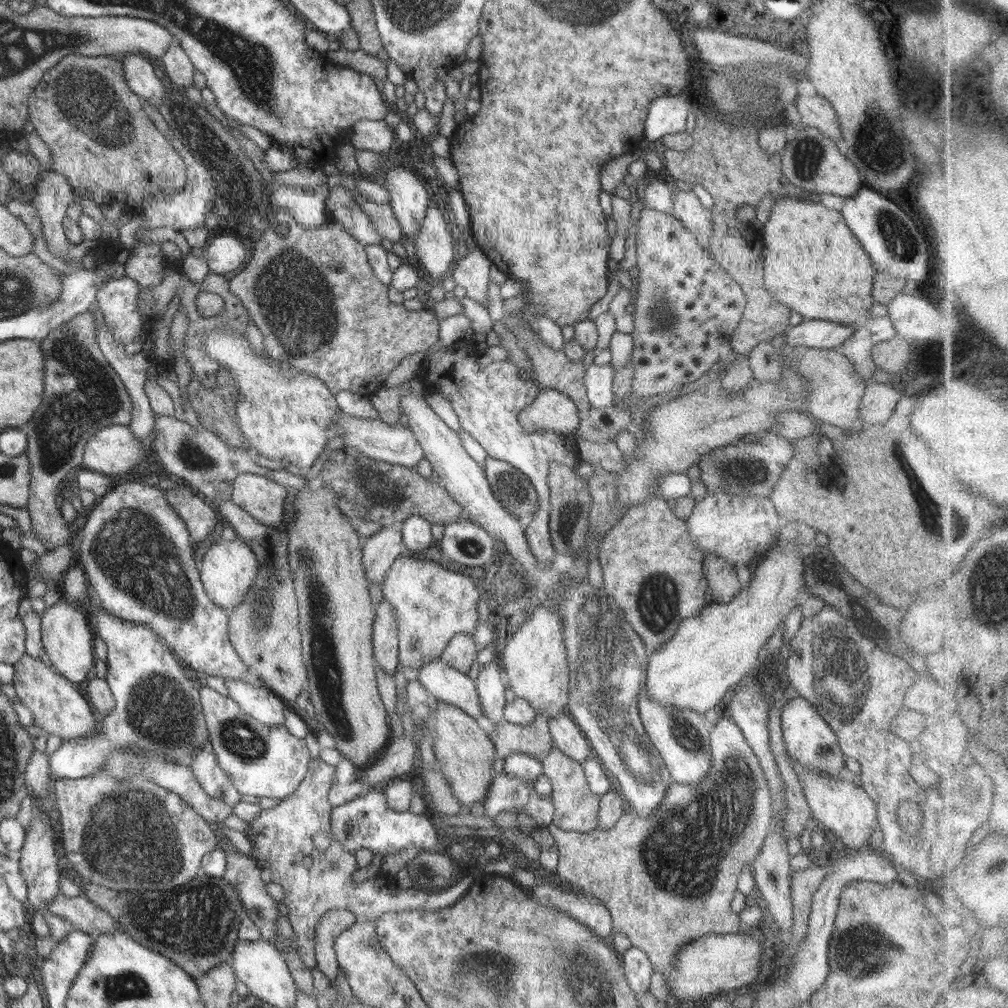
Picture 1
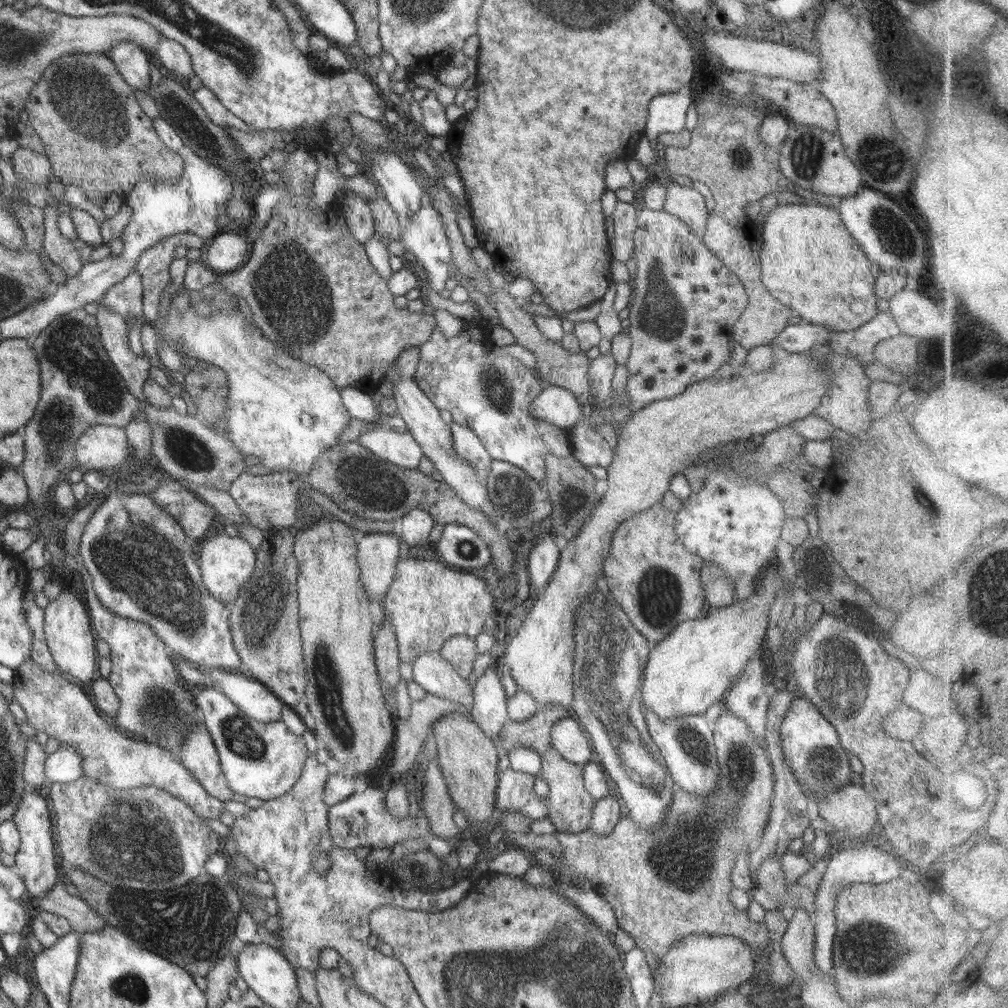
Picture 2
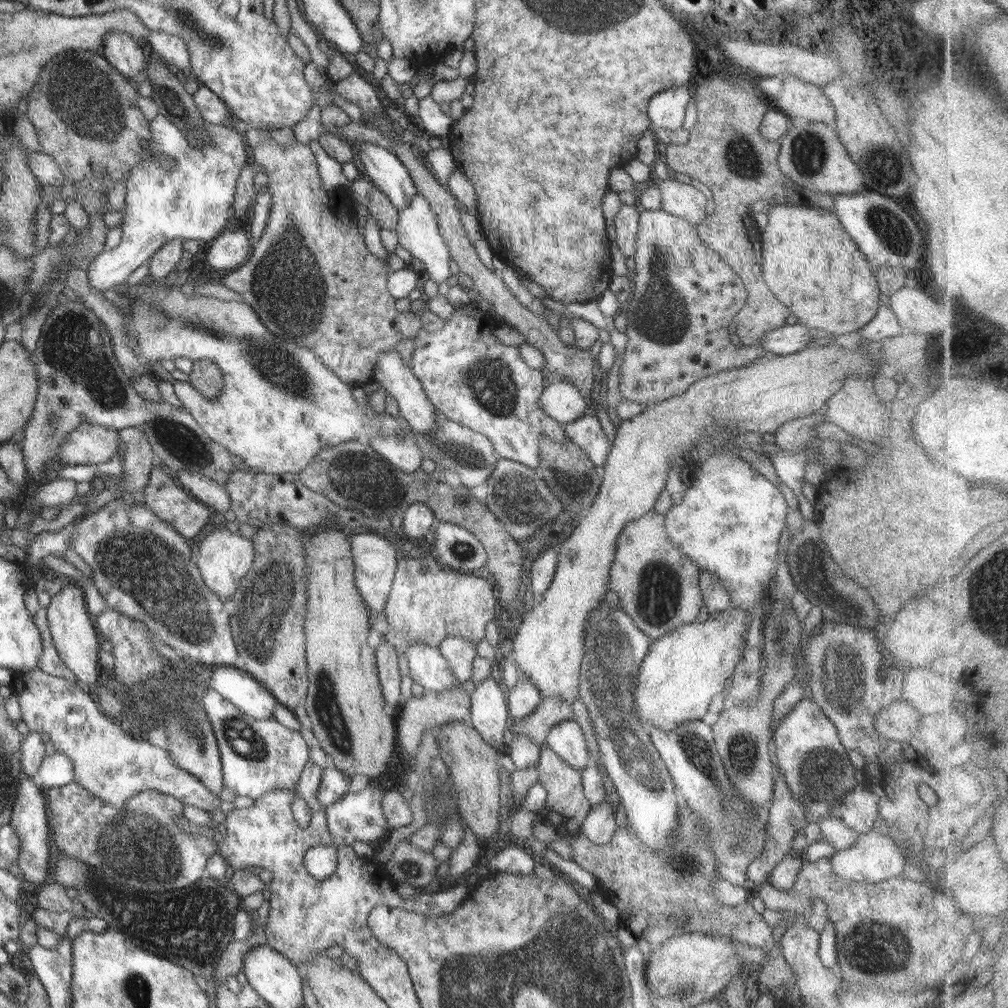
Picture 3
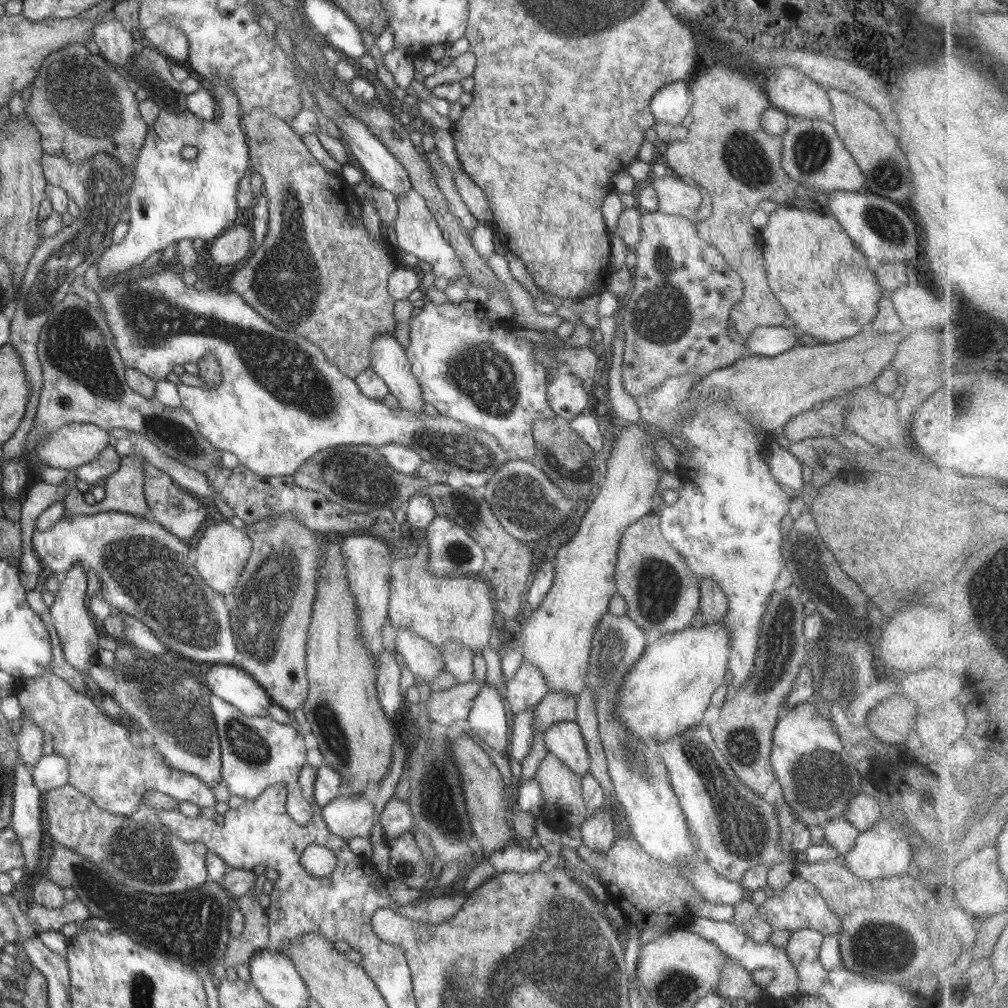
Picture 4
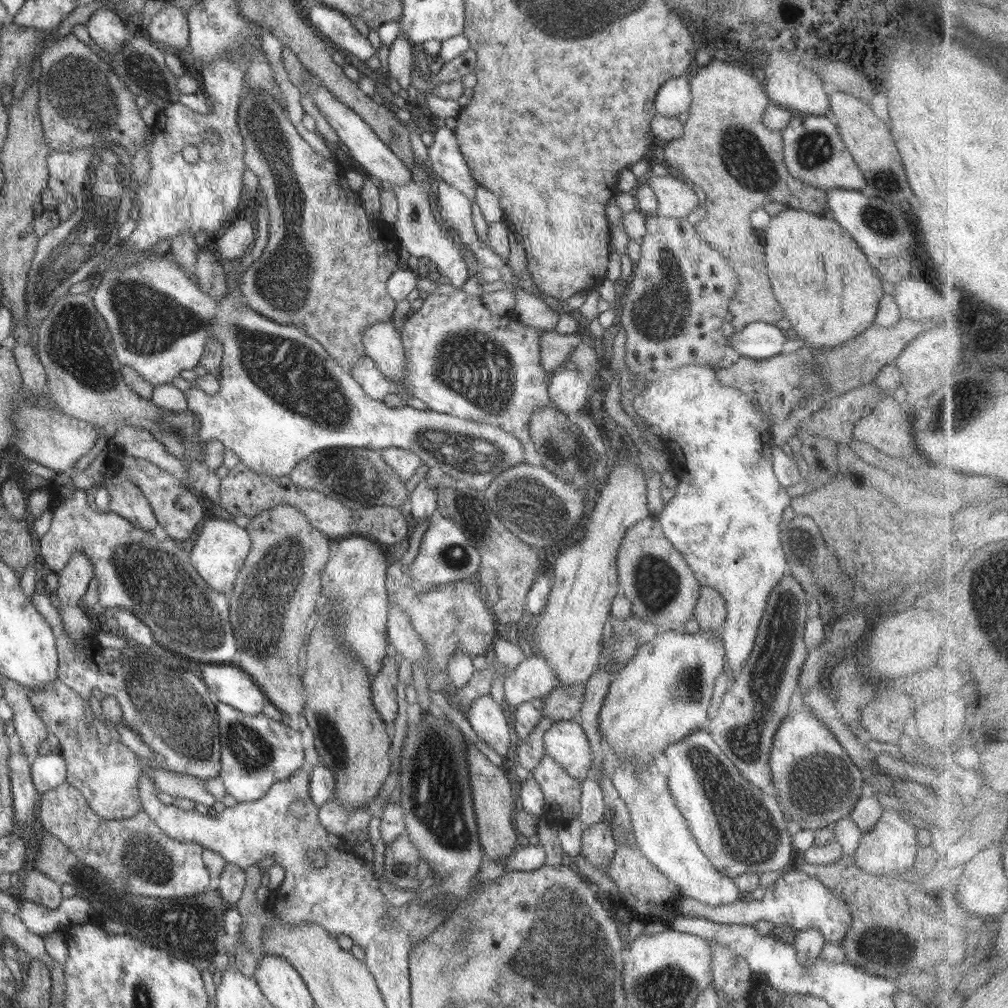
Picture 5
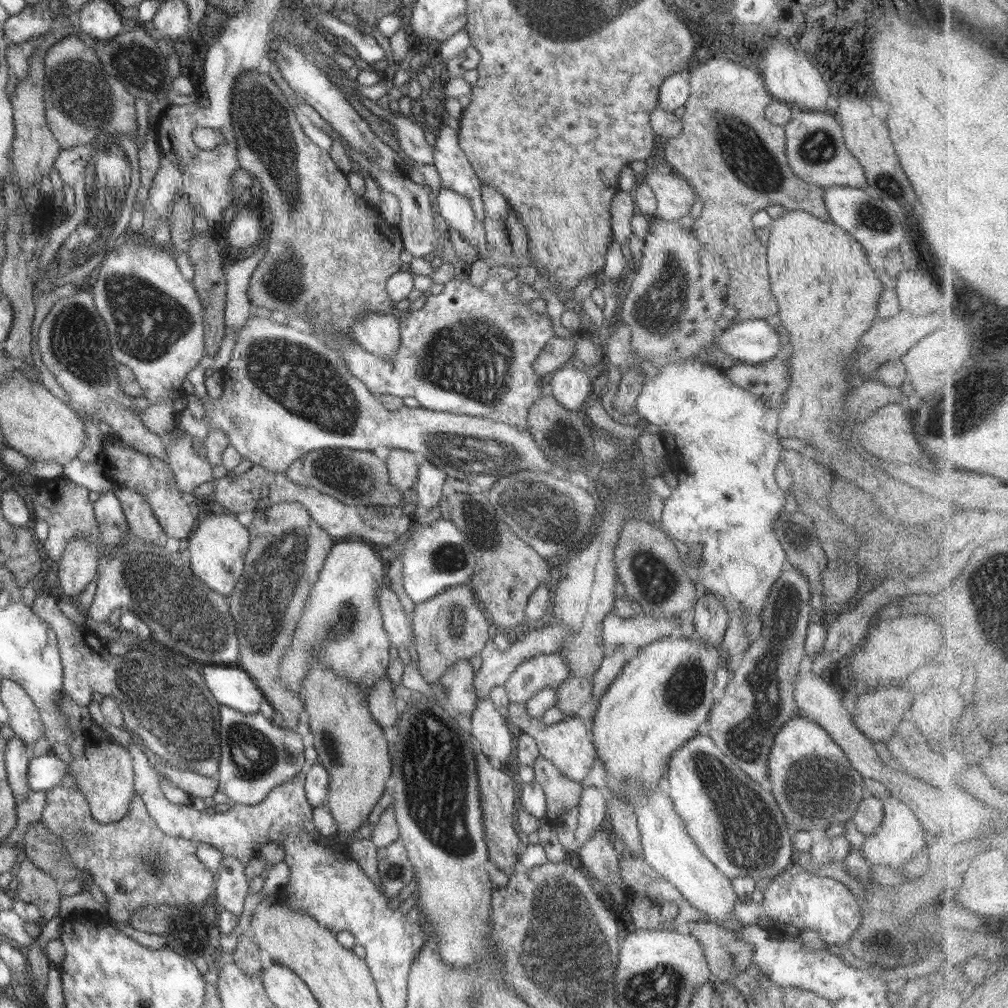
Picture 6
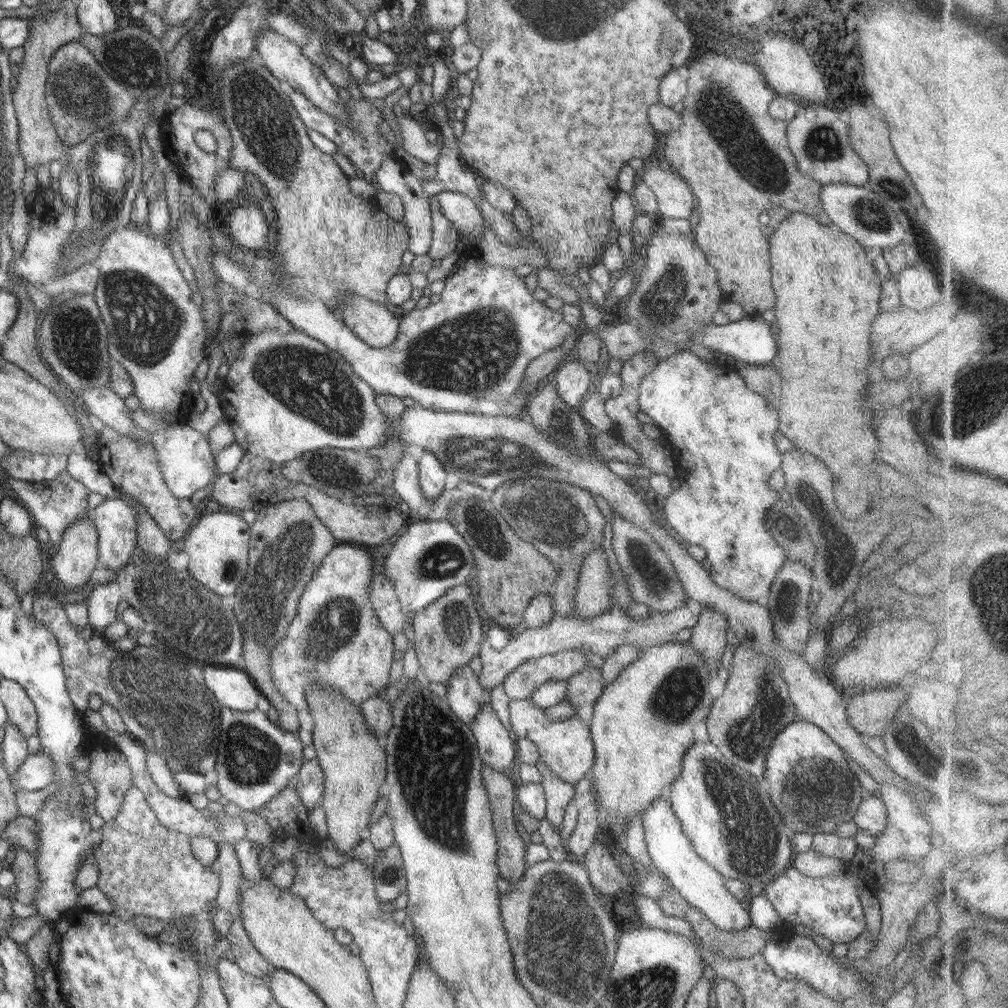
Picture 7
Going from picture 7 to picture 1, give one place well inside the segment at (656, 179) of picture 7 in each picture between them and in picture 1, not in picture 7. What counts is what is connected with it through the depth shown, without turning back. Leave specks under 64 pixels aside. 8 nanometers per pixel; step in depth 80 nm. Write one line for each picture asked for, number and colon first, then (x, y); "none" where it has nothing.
1: (687, 208)
2: (687, 204)
3: (682, 200)
4: (676, 198)
5: (676, 199)
6: (675, 196)

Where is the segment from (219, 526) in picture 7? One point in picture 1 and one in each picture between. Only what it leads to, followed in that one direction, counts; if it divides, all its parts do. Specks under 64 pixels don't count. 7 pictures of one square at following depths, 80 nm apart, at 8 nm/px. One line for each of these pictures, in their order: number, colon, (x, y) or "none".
1: (228, 568)
2: (226, 563)
3: (224, 558)
4: (222, 553)
5: (218, 554)
6: (217, 549)

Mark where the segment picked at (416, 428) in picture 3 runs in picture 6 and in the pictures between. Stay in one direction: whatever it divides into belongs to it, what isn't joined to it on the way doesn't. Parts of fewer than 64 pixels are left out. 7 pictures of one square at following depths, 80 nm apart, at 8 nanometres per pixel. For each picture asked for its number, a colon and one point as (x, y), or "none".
4: (389, 361)
5: (382, 342)
6: (378, 333)

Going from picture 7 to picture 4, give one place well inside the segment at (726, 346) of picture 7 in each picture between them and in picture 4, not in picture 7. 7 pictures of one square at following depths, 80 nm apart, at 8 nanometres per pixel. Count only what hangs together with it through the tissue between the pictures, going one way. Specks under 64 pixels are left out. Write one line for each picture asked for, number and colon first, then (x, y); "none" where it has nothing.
4: (767, 341)
5: (758, 340)
6: (754, 341)

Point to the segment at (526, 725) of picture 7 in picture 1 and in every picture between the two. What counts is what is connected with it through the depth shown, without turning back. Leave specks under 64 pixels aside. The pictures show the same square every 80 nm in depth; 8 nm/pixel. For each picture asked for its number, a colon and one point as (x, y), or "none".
1: (567, 736)
2: (567, 736)
3: (566, 739)
4: (564, 739)
5: (565, 741)
6: (568, 744)

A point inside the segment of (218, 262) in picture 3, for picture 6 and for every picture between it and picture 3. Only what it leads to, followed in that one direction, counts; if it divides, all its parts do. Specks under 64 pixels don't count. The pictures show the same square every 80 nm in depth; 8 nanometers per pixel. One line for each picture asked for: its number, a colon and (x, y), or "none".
4: (233, 245)
5: (235, 242)
6: (244, 230)

